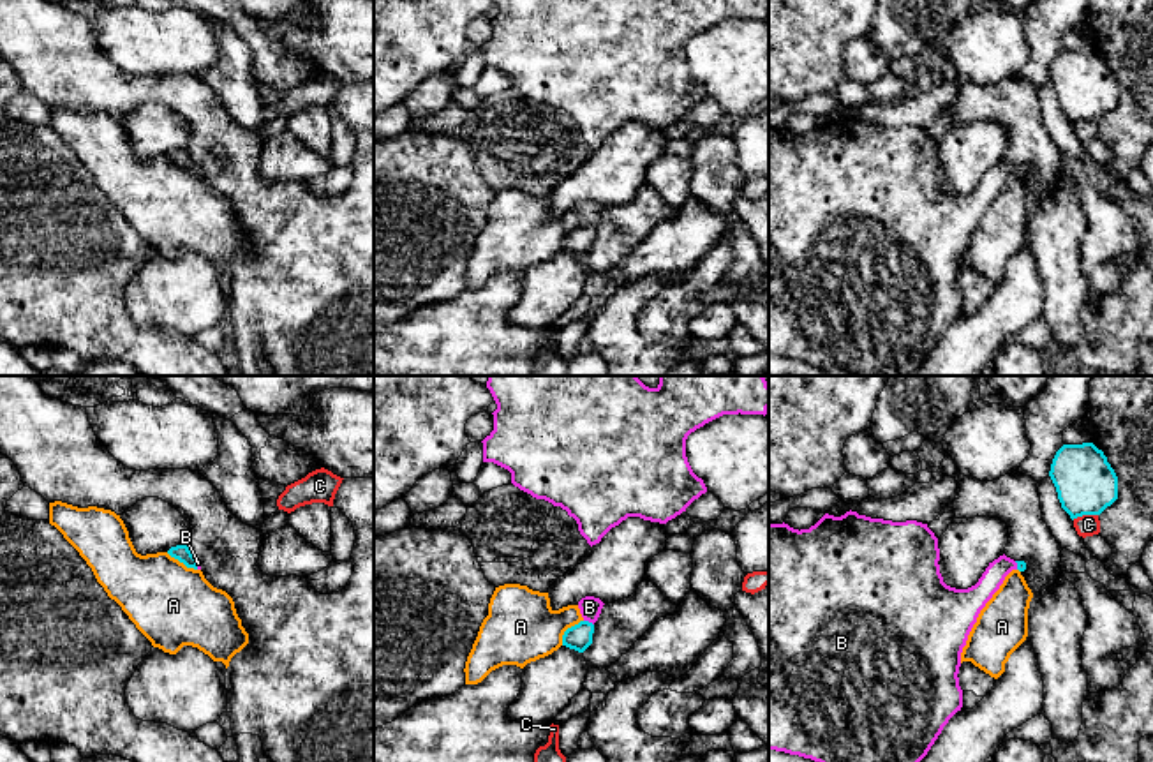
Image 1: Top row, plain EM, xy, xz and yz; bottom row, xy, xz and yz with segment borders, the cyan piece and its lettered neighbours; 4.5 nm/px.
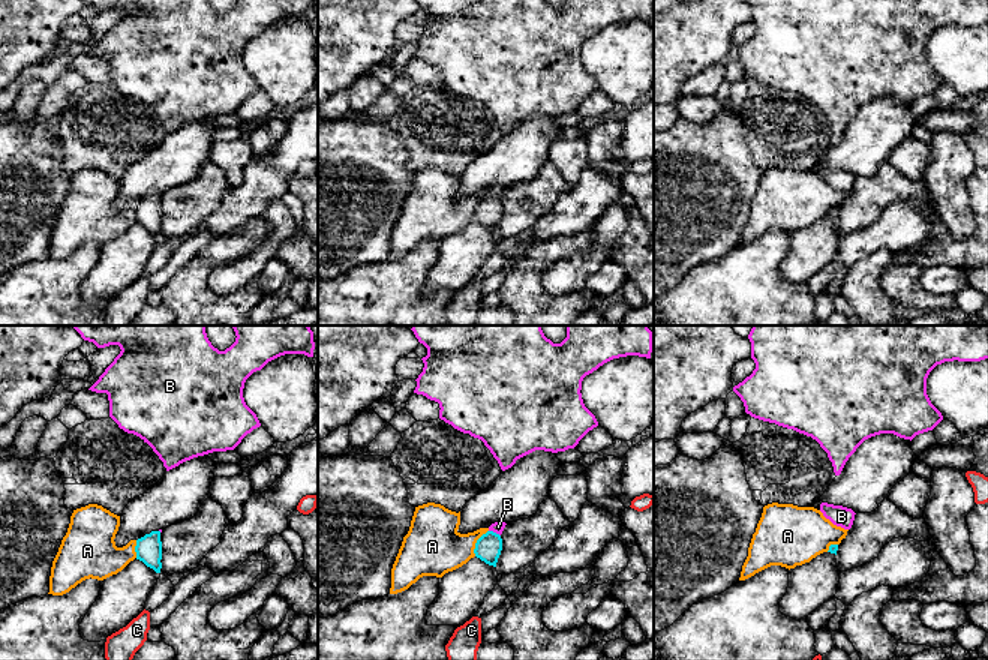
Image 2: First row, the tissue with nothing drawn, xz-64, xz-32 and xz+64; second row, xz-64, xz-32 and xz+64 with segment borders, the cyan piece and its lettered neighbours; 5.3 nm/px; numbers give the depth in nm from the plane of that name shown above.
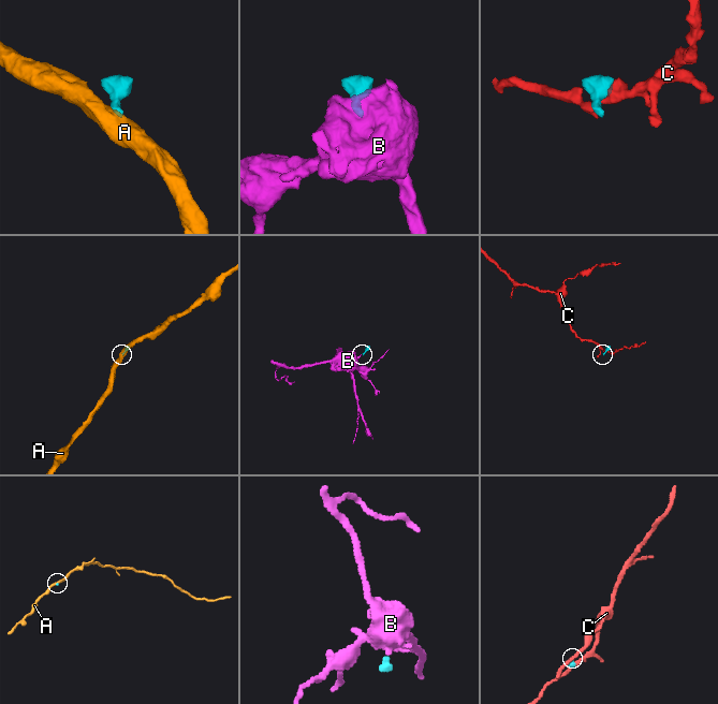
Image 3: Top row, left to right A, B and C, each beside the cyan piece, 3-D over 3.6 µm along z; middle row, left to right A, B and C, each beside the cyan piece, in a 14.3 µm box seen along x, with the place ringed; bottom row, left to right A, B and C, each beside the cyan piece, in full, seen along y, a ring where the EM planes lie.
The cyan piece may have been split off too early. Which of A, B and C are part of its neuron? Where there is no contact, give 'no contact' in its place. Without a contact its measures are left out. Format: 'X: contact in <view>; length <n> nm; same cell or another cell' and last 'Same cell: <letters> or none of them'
A: contact in xz; length 160 nm; another cell
B: contact in xz; length 50 nm; same cell
C: contact in yz; length 120 nm; another cell
Same cell: B

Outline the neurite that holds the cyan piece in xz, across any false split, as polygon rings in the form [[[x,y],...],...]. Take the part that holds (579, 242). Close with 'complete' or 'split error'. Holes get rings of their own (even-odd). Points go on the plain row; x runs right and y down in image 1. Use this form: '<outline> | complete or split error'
[[[585,201],[578,206],[582,226],[568,233],[562,240],[562,250],[584,258],[592,249],[594,228],[598,226],[603,206],[594,201]]] | split error

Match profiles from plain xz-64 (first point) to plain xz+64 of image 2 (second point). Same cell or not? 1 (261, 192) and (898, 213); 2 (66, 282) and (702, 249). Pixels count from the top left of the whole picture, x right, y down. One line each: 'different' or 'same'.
1: same
2: different

